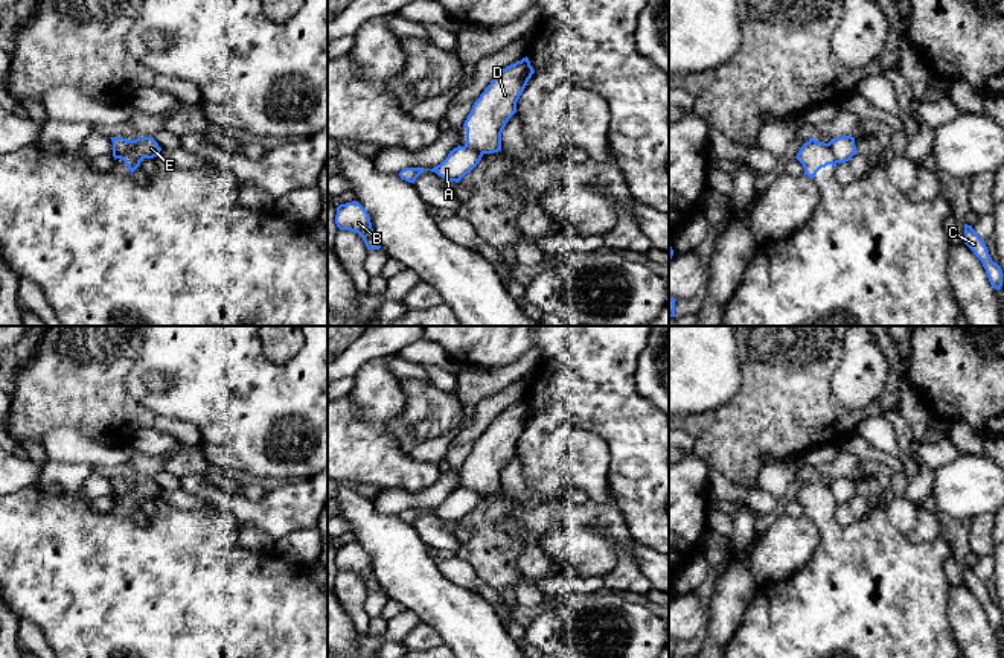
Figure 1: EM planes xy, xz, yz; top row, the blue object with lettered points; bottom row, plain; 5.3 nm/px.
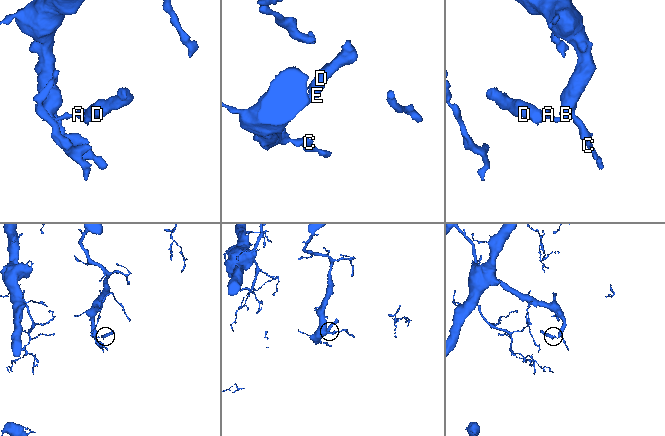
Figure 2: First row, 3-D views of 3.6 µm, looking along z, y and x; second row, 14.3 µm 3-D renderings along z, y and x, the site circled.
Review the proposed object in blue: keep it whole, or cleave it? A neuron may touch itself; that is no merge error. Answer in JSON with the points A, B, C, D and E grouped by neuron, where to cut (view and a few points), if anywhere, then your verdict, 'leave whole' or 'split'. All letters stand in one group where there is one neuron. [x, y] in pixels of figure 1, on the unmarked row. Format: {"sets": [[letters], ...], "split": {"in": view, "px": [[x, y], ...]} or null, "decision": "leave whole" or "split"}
{"sets": [["A", "B", "C"], ["D", "E"]], "split": {"in": "xy", "px": [[133, 482], [133, 486], [118, 498]]}, "decision": "split"}

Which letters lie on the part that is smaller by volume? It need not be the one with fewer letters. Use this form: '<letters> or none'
D, E

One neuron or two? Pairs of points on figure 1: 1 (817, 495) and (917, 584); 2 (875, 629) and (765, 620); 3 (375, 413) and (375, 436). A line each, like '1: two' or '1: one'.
1: one
2: one
3: two

